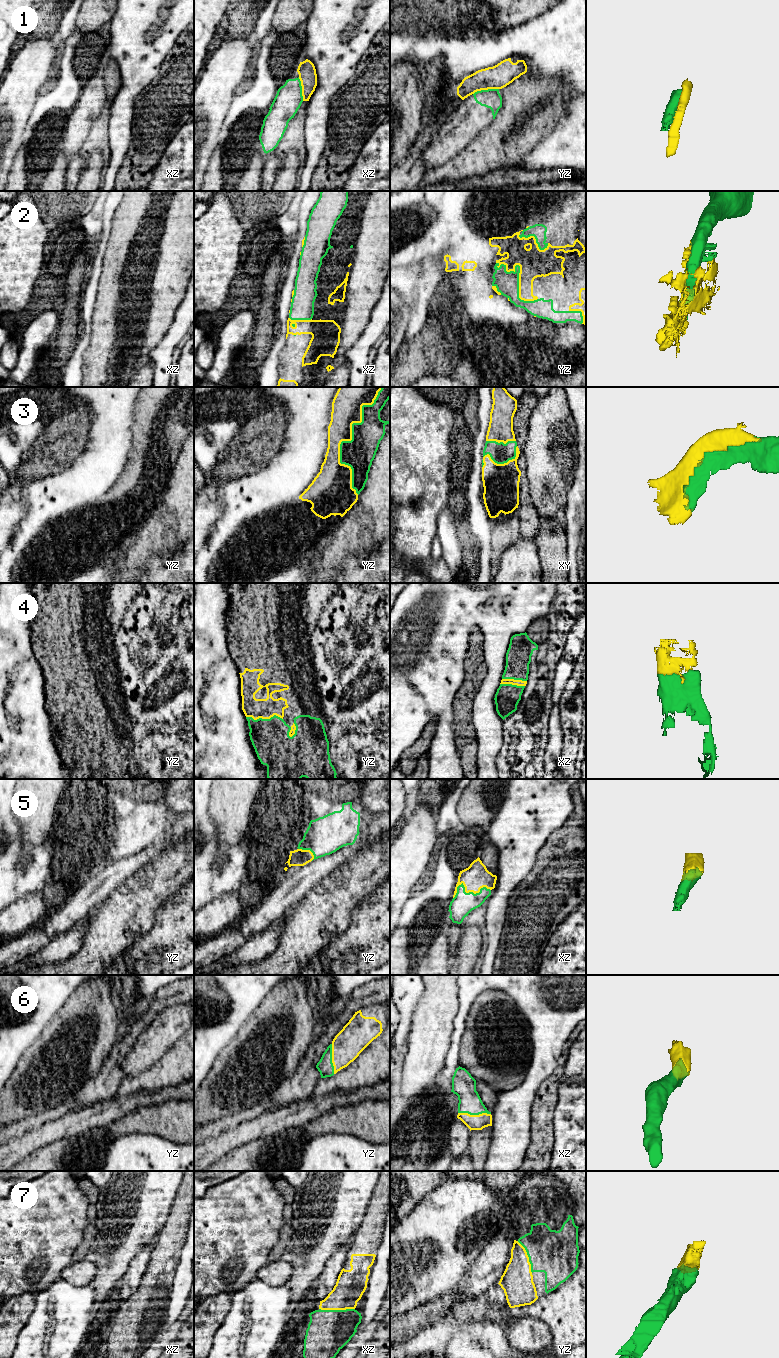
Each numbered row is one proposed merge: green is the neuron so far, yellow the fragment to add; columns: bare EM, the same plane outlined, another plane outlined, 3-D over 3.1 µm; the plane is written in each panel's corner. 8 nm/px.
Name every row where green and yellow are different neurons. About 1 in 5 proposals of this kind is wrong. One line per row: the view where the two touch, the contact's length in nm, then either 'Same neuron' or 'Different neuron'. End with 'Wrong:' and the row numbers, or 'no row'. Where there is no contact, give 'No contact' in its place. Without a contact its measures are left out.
1: Touches green in yz. Shared border 220 nm. Different neuron
2: Touches green in yz. Shared border 440 nm. Same neuron
3: Touches green in yz. Shared border 900 nm. Same neuron
4: Touches green in yz. Shared border 300 nm. Same neuron
5: Touches green in xz. Shared border 320 nm. Same neuron
6: Touches green in xz. Shared border 260 nm. Same neuron
7: Touches green in xz. Shared border 280 nm. Same neuron
Wrong: 1

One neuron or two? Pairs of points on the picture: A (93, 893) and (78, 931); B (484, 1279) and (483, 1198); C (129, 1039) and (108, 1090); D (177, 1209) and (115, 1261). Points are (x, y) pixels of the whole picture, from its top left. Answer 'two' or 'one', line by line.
A: two
B: two
C: one
D: two

